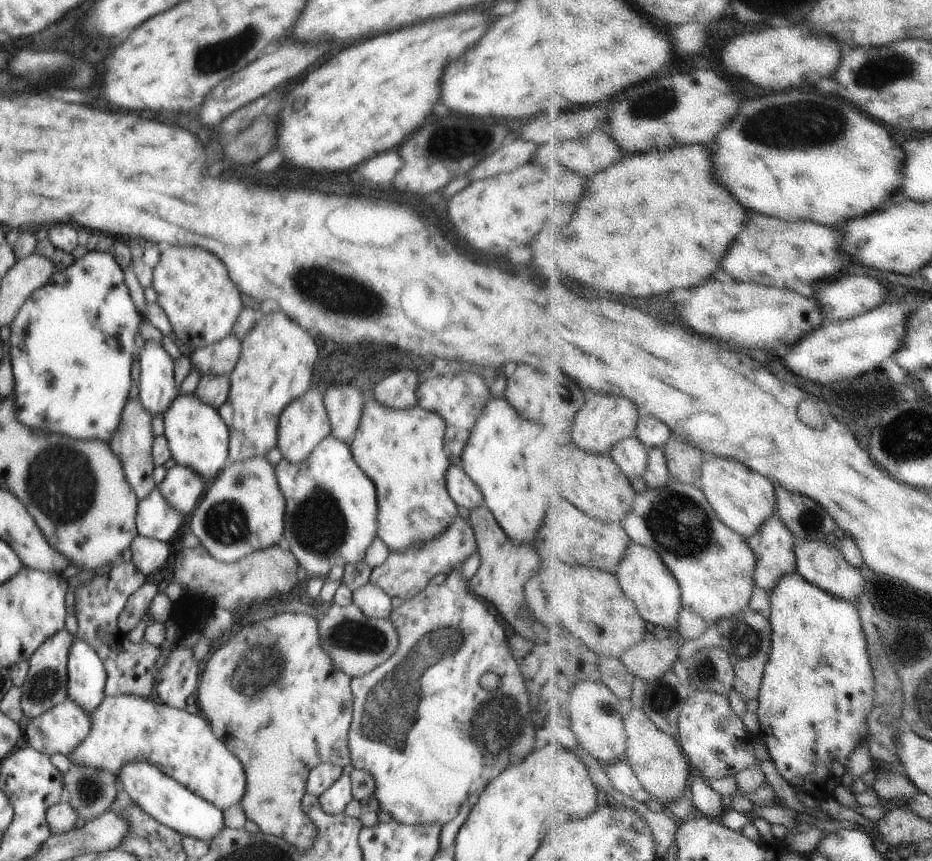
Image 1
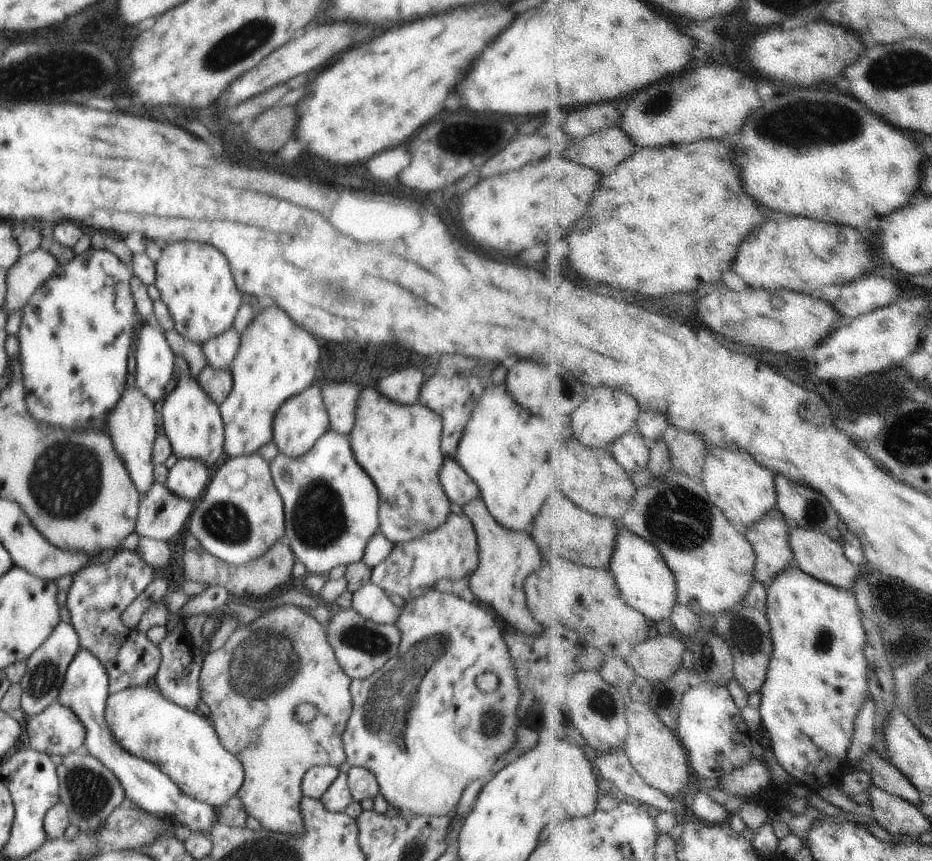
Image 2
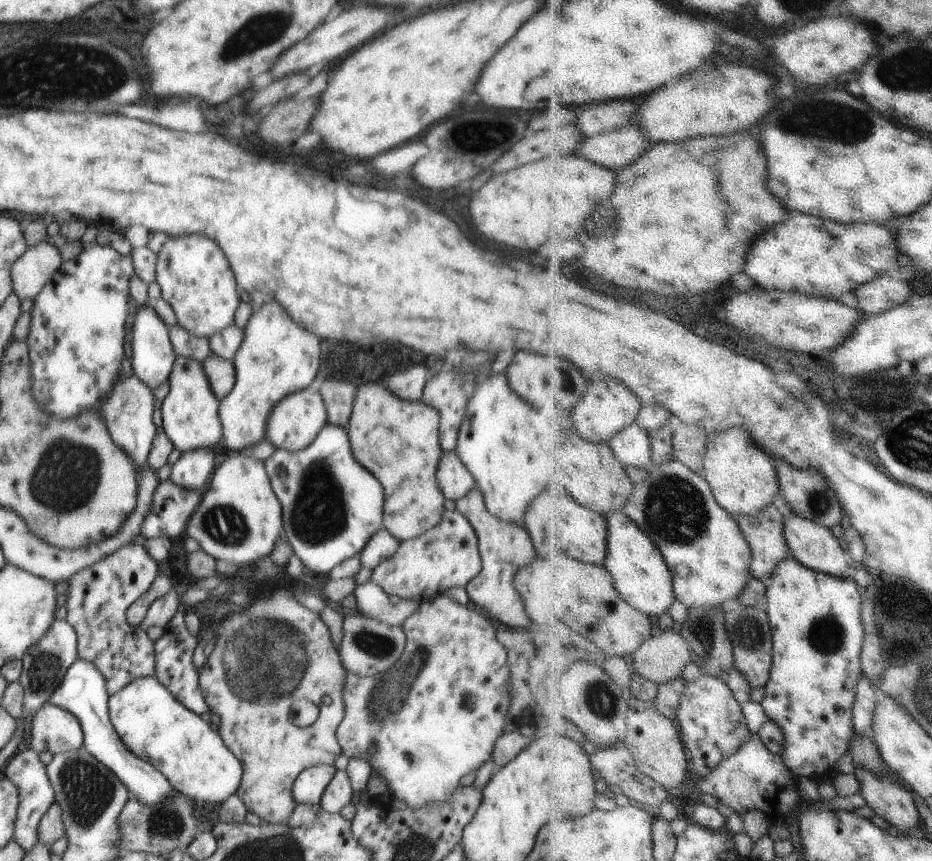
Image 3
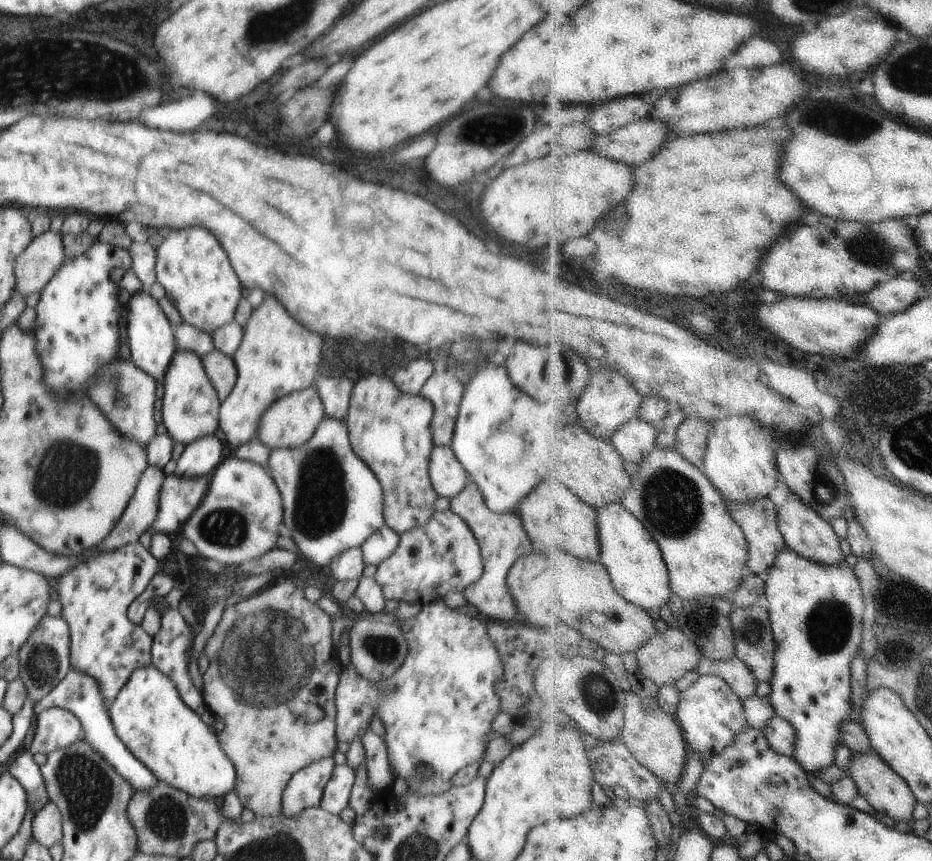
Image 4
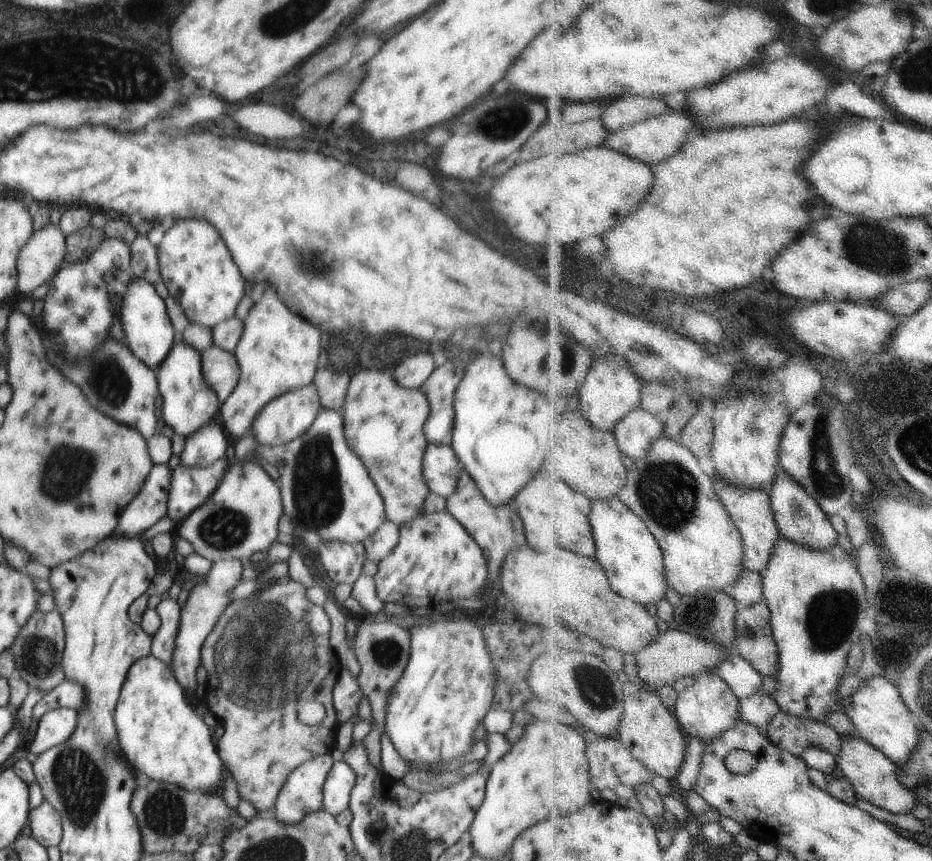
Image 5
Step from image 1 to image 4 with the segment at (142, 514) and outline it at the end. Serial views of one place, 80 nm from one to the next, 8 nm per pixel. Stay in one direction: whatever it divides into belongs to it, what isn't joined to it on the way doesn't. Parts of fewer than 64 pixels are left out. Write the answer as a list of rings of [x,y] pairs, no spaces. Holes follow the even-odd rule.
[[[166,475],[159,496],[158,517],[152,522],[150,532],[166,535],[179,532],[202,503],[209,481],[208,477]]]

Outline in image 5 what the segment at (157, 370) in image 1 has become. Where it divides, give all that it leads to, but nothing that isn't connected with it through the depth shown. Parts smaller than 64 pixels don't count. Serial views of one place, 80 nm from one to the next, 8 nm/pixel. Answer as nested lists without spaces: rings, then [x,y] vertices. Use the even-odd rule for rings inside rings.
[[[133,278],[123,294],[120,320],[128,341],[129,349],[154,372],[157,366],[166,358],[169,348],[175,343],[177,334],[168,316],[165,300],[158,295],[154,285],[144,279]]]

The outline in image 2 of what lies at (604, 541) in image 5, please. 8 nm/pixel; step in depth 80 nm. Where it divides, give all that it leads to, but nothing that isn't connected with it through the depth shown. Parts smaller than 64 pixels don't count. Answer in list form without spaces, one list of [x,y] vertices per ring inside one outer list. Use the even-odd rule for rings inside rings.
[[[618,519],[619,542],[611,568],[616,575],[623,597],[628,604],[647,614],[652,623],[672,619],[679,602],[679,582],[675,571],[667,563],[667,558],[654,546],[653,542],[627,528]]]

